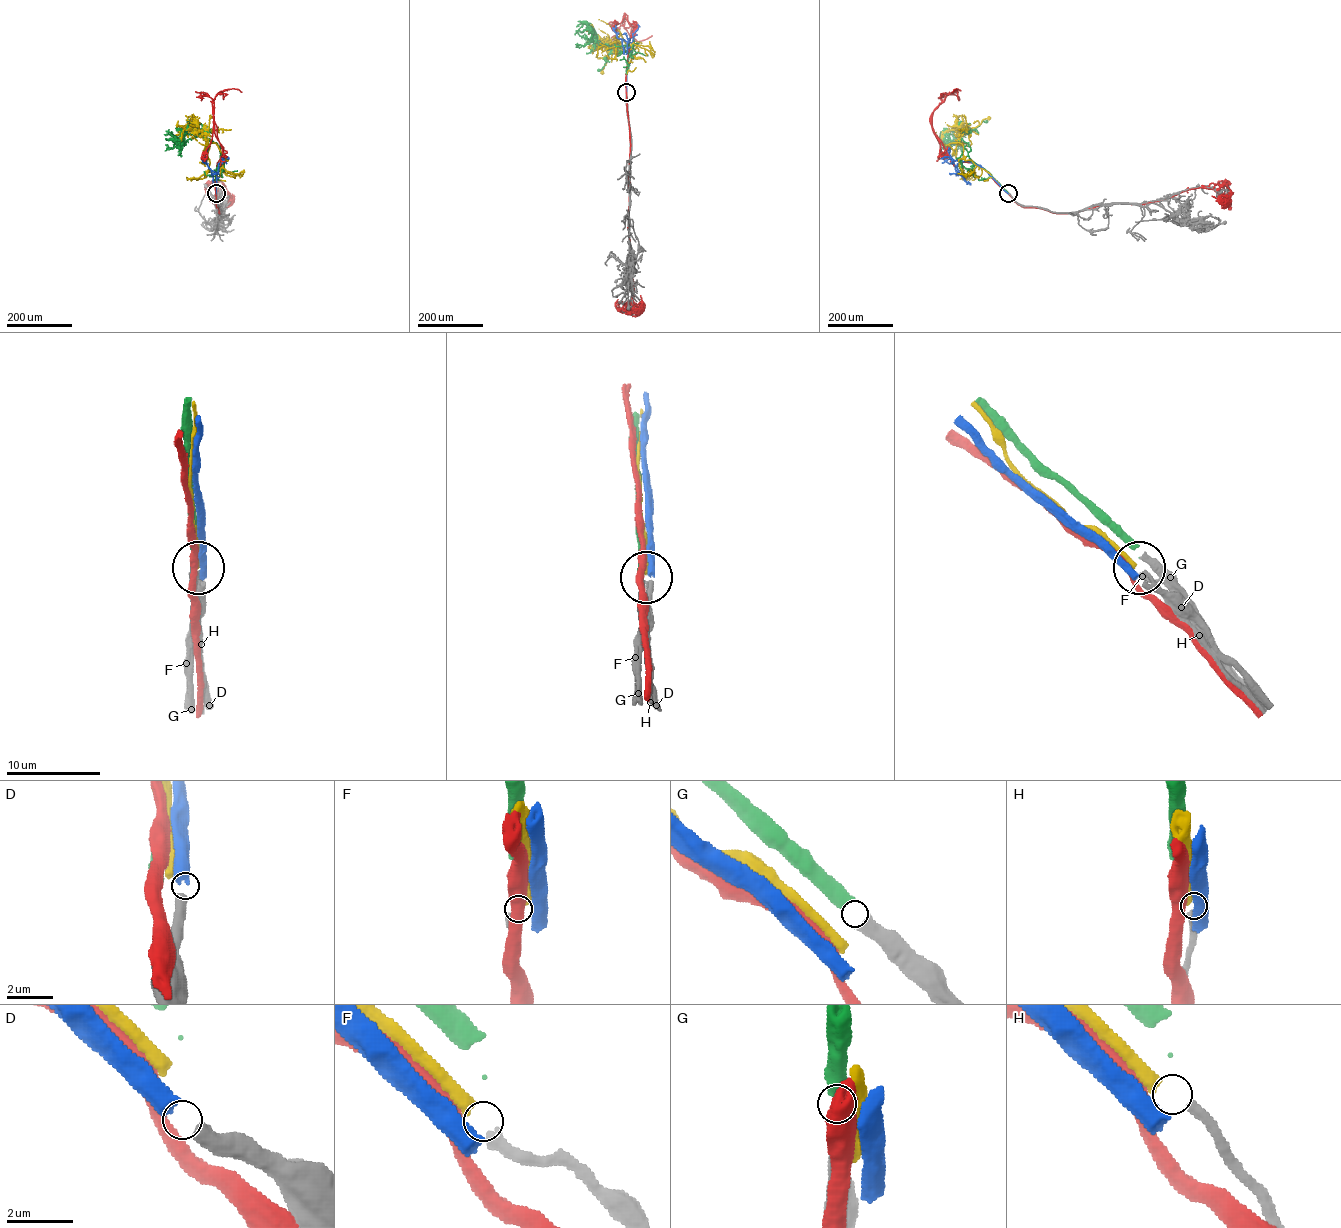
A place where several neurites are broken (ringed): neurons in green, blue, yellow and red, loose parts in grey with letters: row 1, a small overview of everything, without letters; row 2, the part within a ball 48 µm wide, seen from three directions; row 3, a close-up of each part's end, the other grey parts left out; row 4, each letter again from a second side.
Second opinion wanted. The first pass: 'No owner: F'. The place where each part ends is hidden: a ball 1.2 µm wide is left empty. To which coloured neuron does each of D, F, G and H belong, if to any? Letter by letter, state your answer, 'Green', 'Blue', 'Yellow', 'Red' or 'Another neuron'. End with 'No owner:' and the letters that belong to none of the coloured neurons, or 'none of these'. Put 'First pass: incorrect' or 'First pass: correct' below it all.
D: Blue
F: Another neuron
G: Green
H: Yellow
No owner: F
First pass: correct

